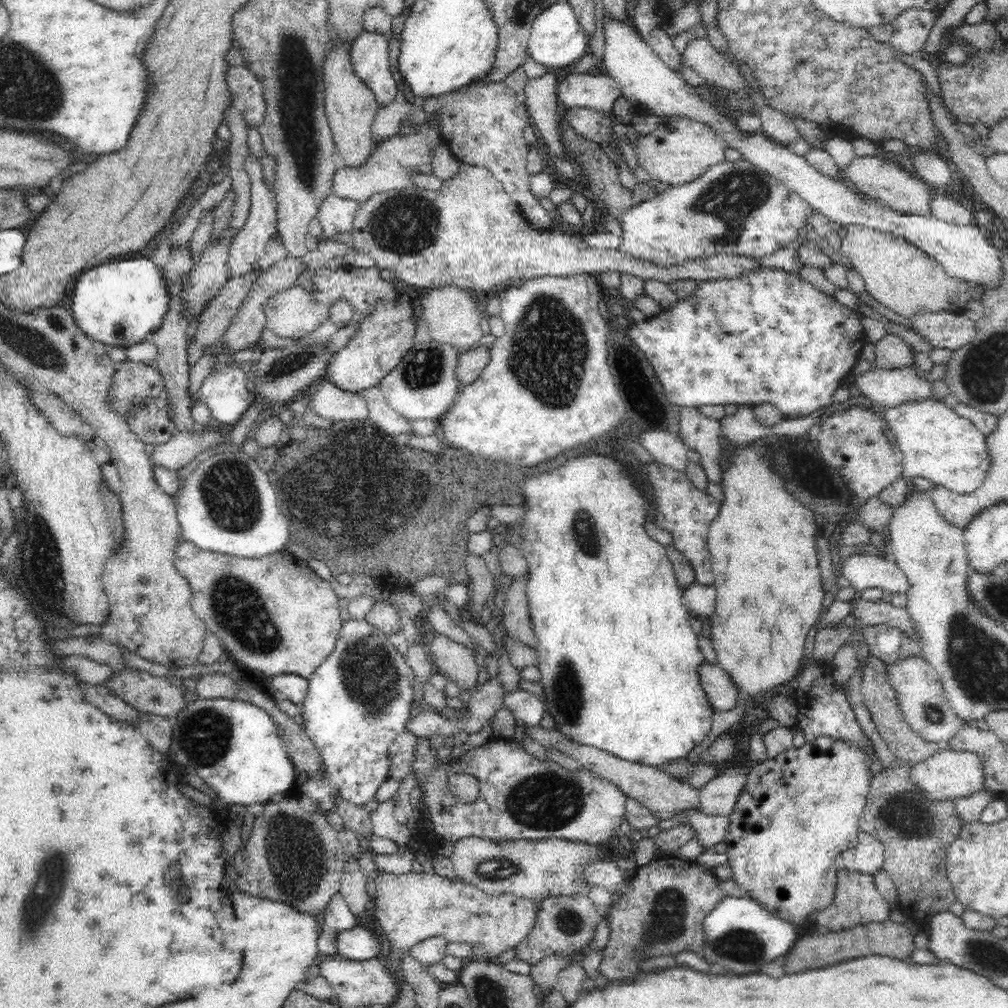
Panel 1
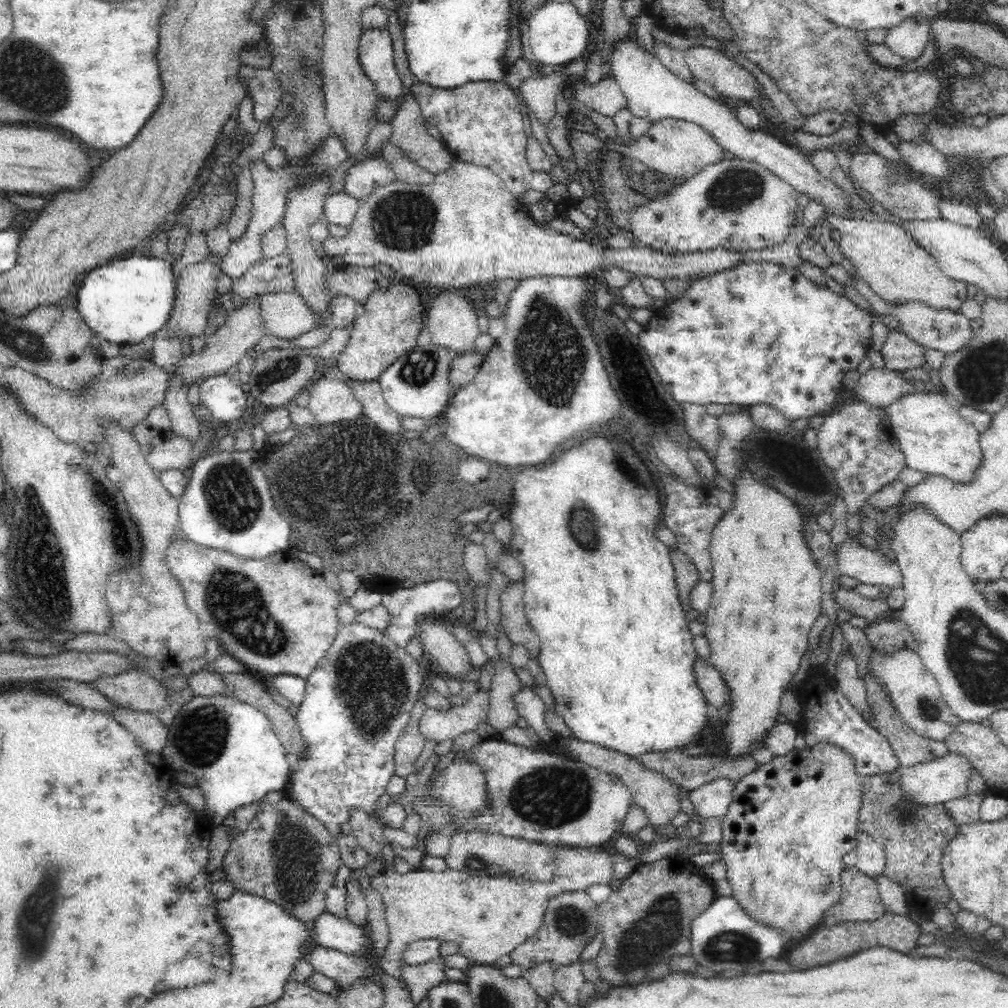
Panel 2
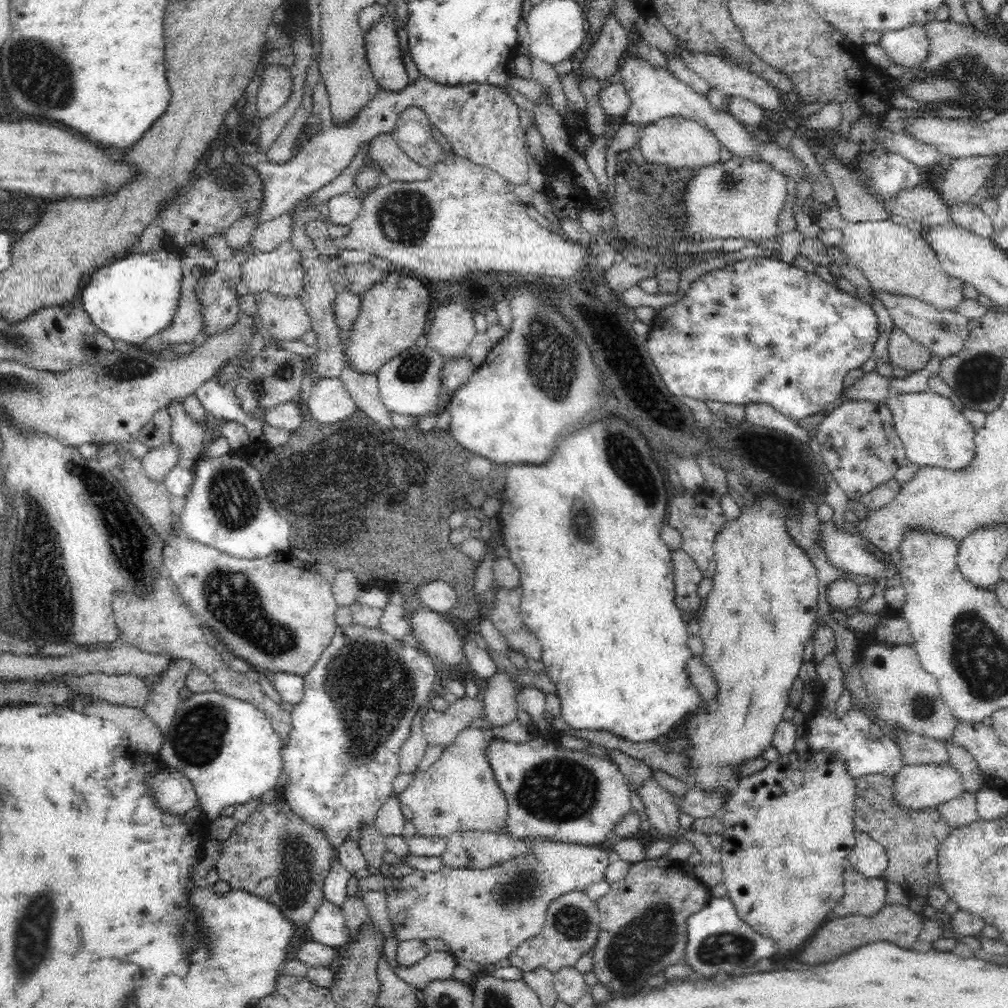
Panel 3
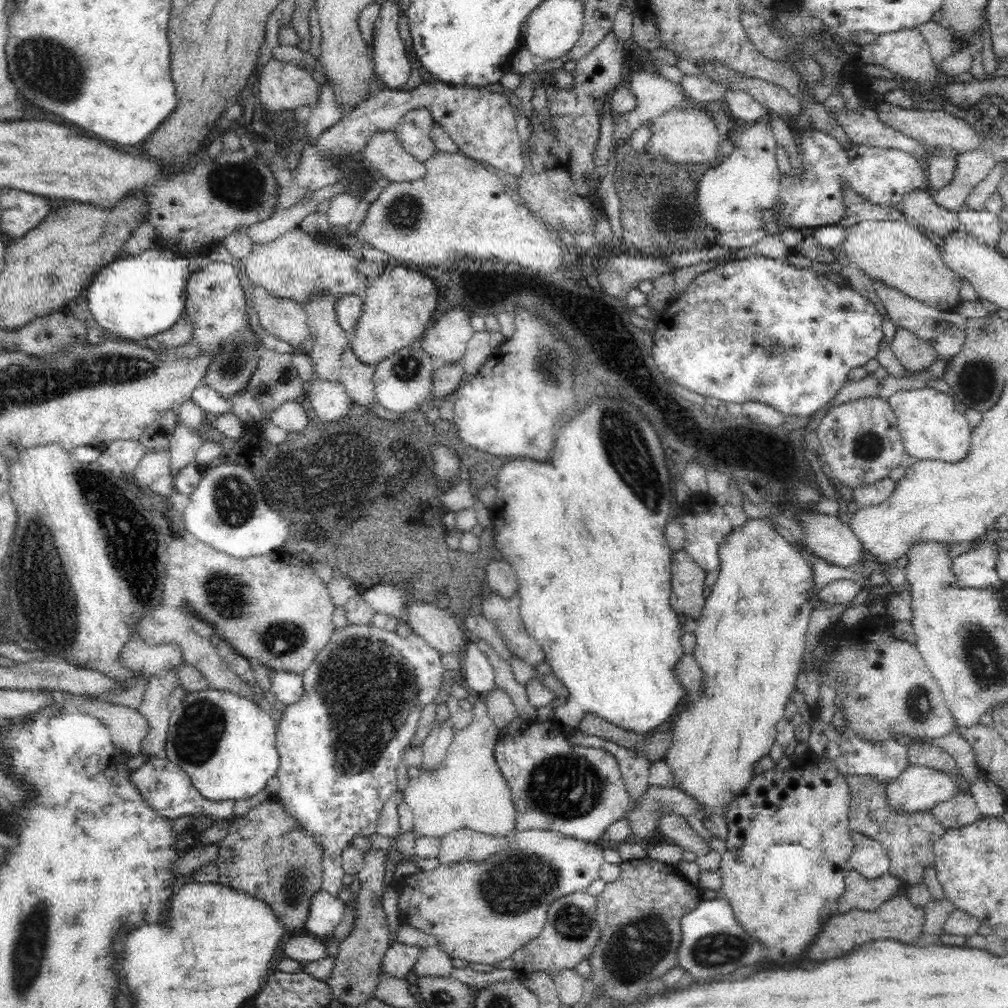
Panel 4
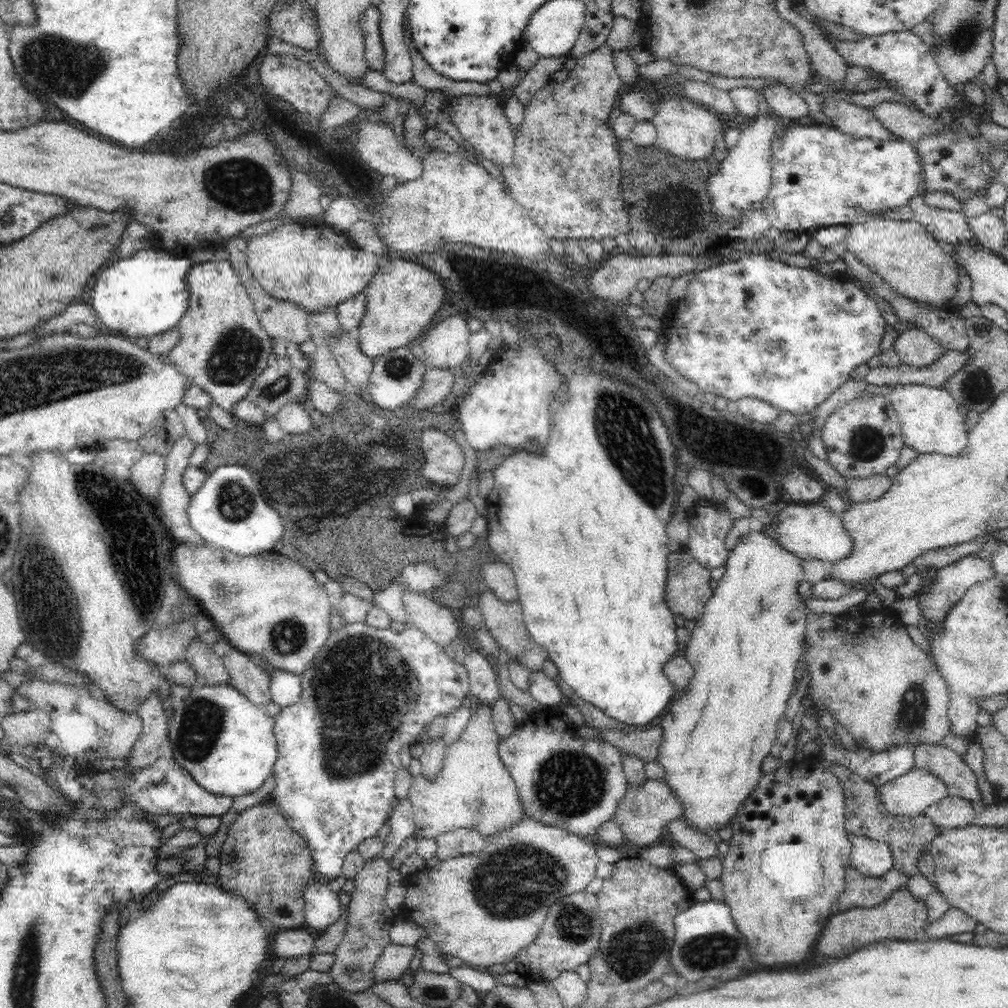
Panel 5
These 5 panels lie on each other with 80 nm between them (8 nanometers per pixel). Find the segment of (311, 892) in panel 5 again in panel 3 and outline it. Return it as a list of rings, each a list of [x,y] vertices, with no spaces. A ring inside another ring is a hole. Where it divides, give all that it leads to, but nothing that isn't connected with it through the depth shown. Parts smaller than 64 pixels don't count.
[[[324,900],[307,924],[314,942],[338,950],[354,941],[355,934],[346,926],[343,910]]]

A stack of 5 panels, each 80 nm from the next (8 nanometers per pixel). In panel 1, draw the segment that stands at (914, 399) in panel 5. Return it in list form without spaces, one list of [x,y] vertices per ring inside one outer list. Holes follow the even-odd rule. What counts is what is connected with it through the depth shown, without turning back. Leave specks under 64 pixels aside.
[[[932,399],[924,402],[911,402],[895,406],[894,408],[881,408],[878,412],[888,423],[888,428],[895,436],[896,444],[900,447],[903,456],[902,478],[911,486],[915,478],[924,478],[930,483],[942,486],[946,490],[958,494],[969,495],[986,482],[987,472],[991,465],[991,456],[986,446],[985,434],[966,417],[960,417],[954,409],[946,407],[942,400]]]

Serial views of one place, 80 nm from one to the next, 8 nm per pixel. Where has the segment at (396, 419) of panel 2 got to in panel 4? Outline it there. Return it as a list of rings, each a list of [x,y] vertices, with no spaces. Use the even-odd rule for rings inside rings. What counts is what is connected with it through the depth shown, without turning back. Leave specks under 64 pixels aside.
[[[350,346],[346,348],[342,359],[342,372],[339,381],[344,385],[345,391],[354,403],[362,405],[365,409],[368,409],[374,416],[378,416],[377,408],[374,406],[377,402],[375,393],[374,373],[375,369],[360,363],[360,360],[356,359],[353,351],[350,350]]]

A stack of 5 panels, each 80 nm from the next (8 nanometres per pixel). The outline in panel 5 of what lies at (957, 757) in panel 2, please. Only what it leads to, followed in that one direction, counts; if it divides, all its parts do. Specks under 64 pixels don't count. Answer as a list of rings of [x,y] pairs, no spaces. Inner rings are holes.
[[[914,766],[906,774],[878,788],[879,800],[894,817],[916,819],[935,802],[949,795],[946,783],[929,770]]]

